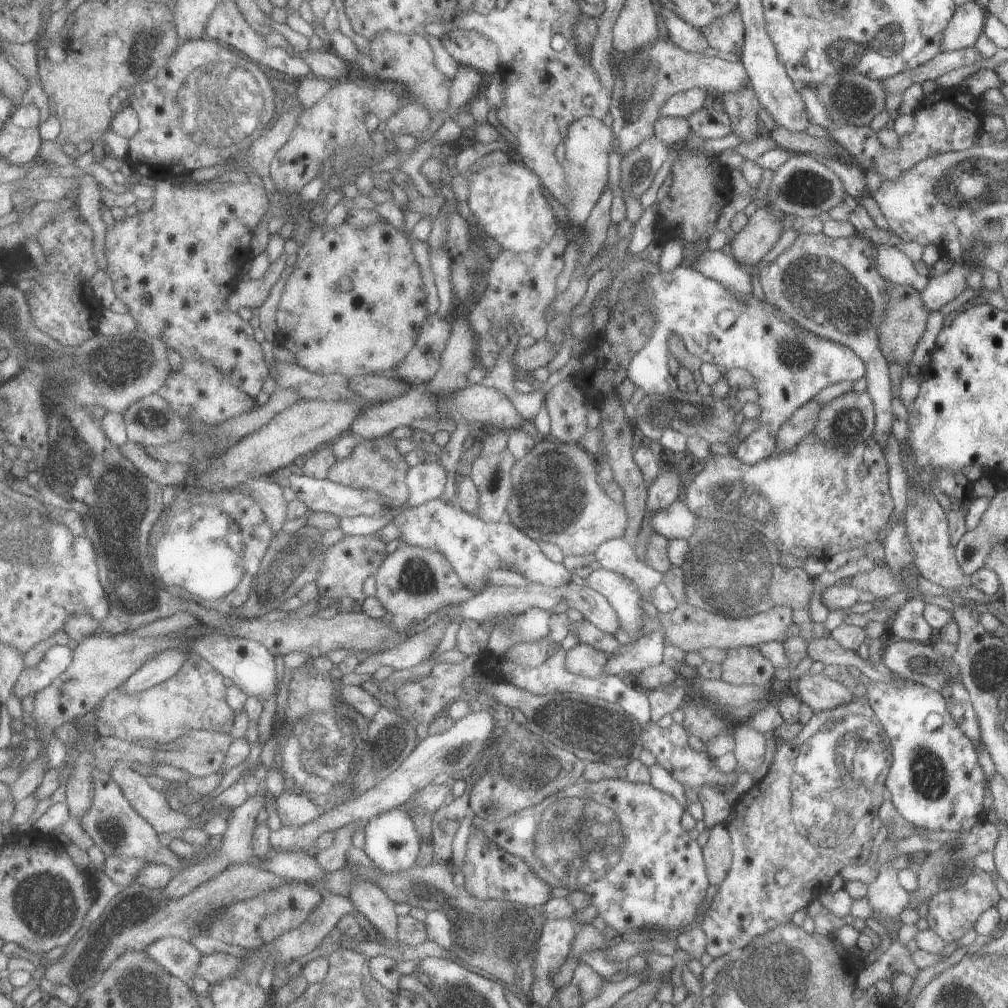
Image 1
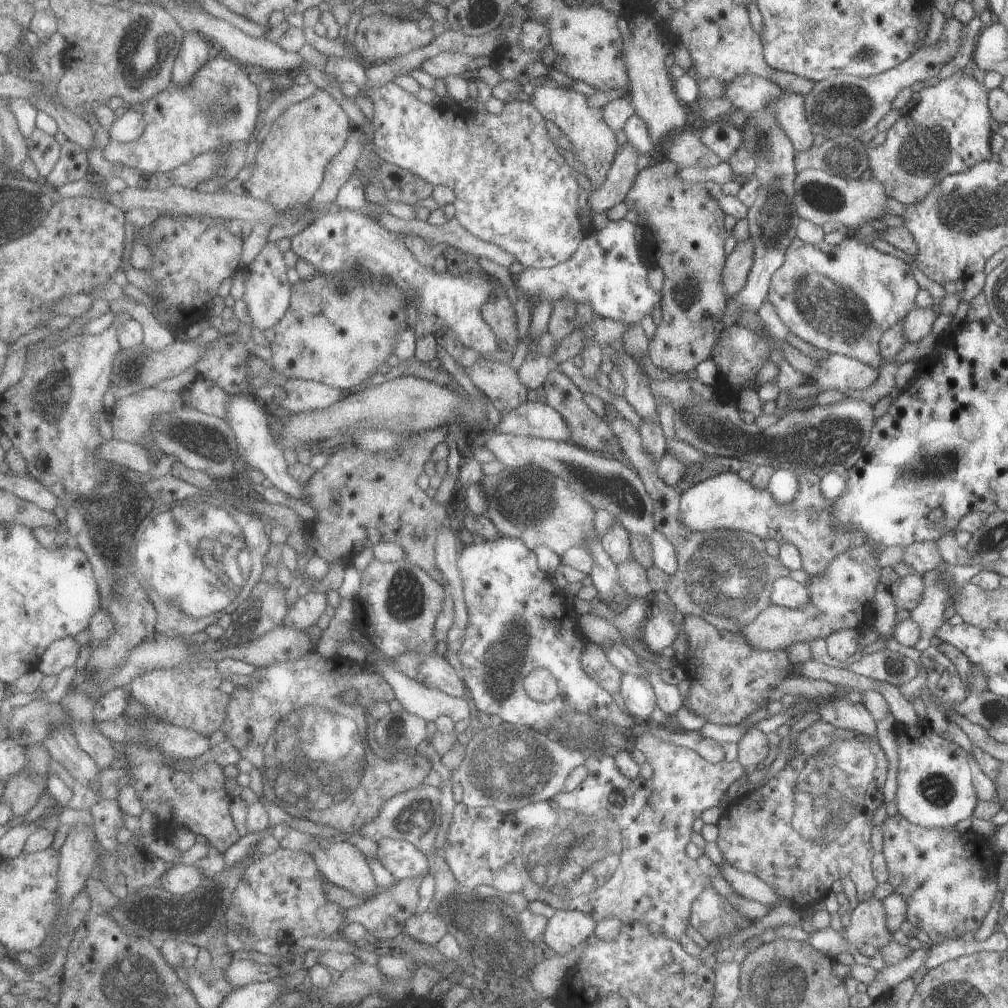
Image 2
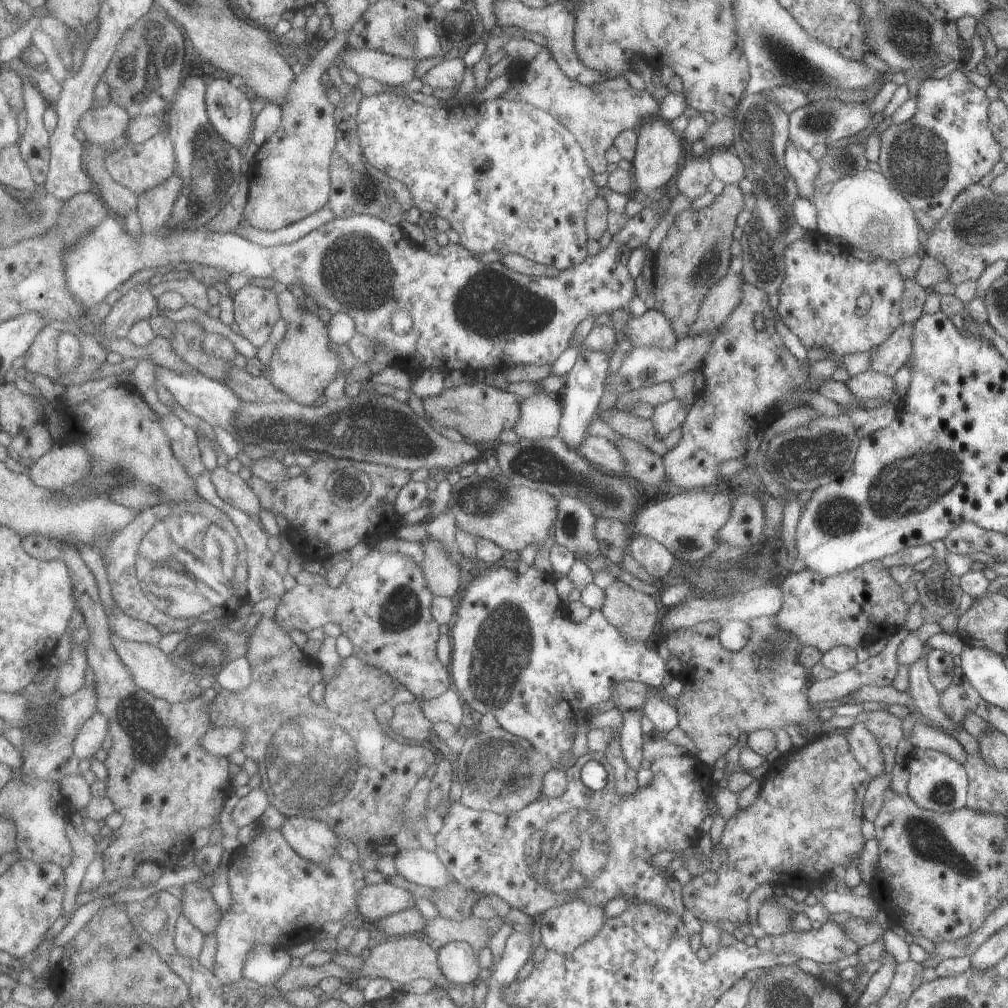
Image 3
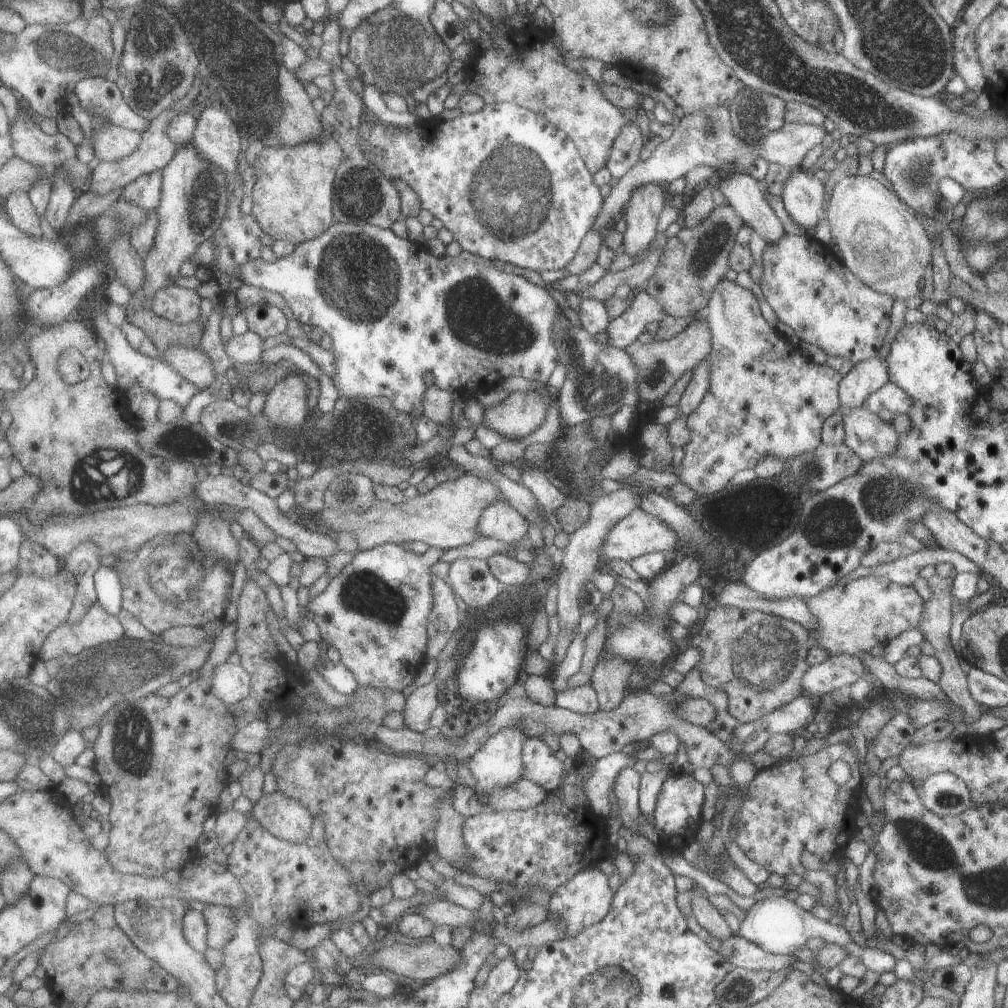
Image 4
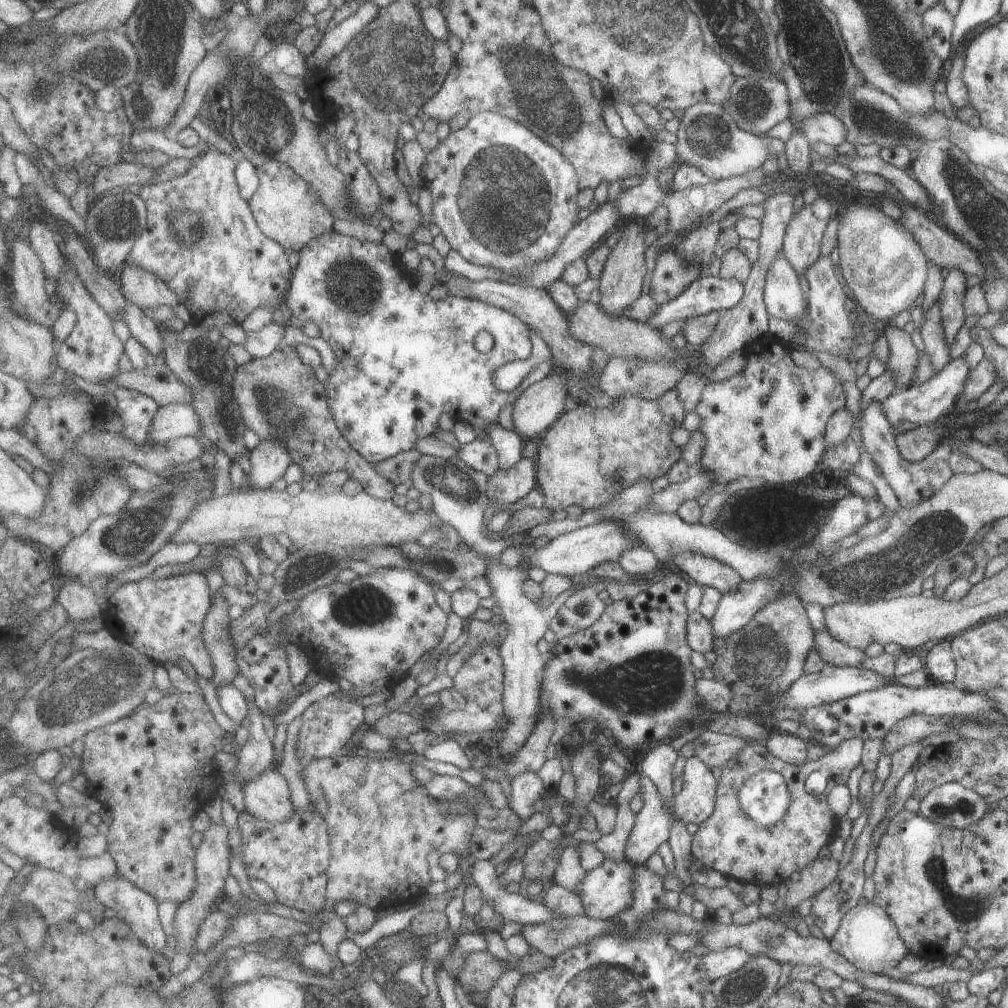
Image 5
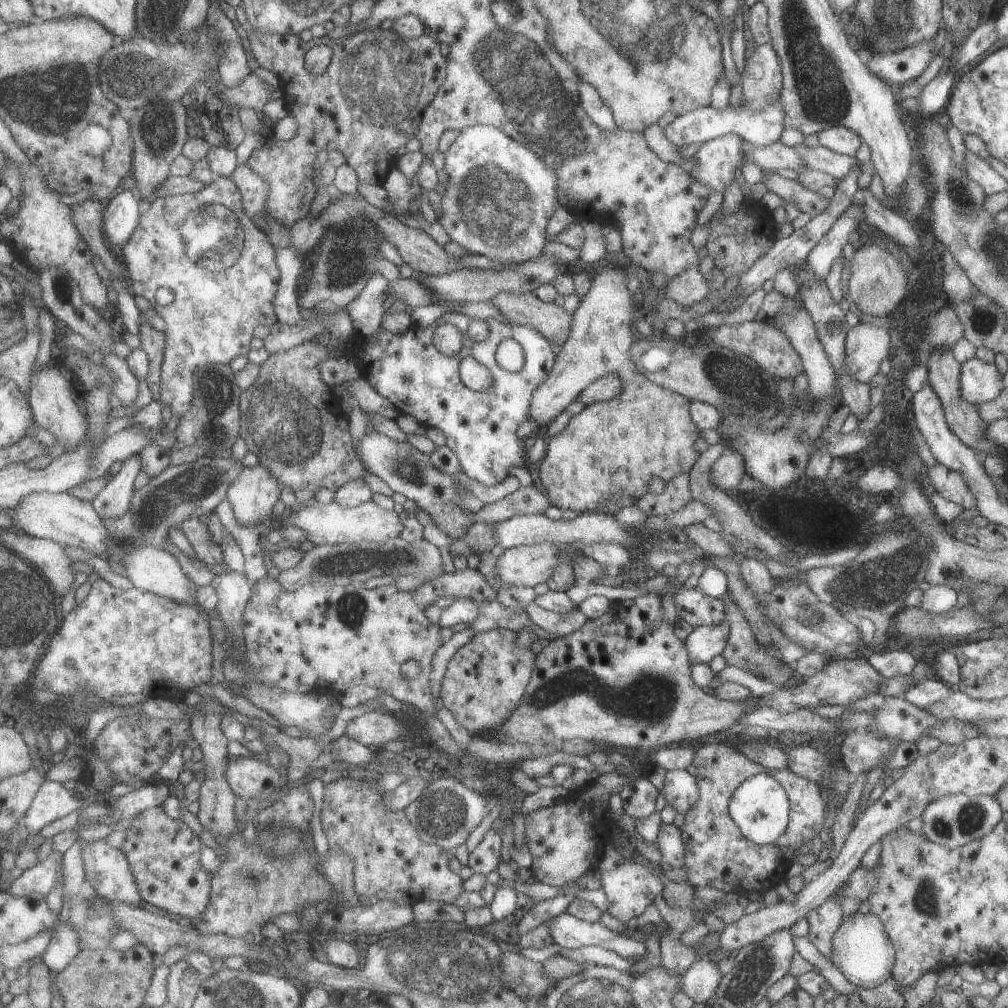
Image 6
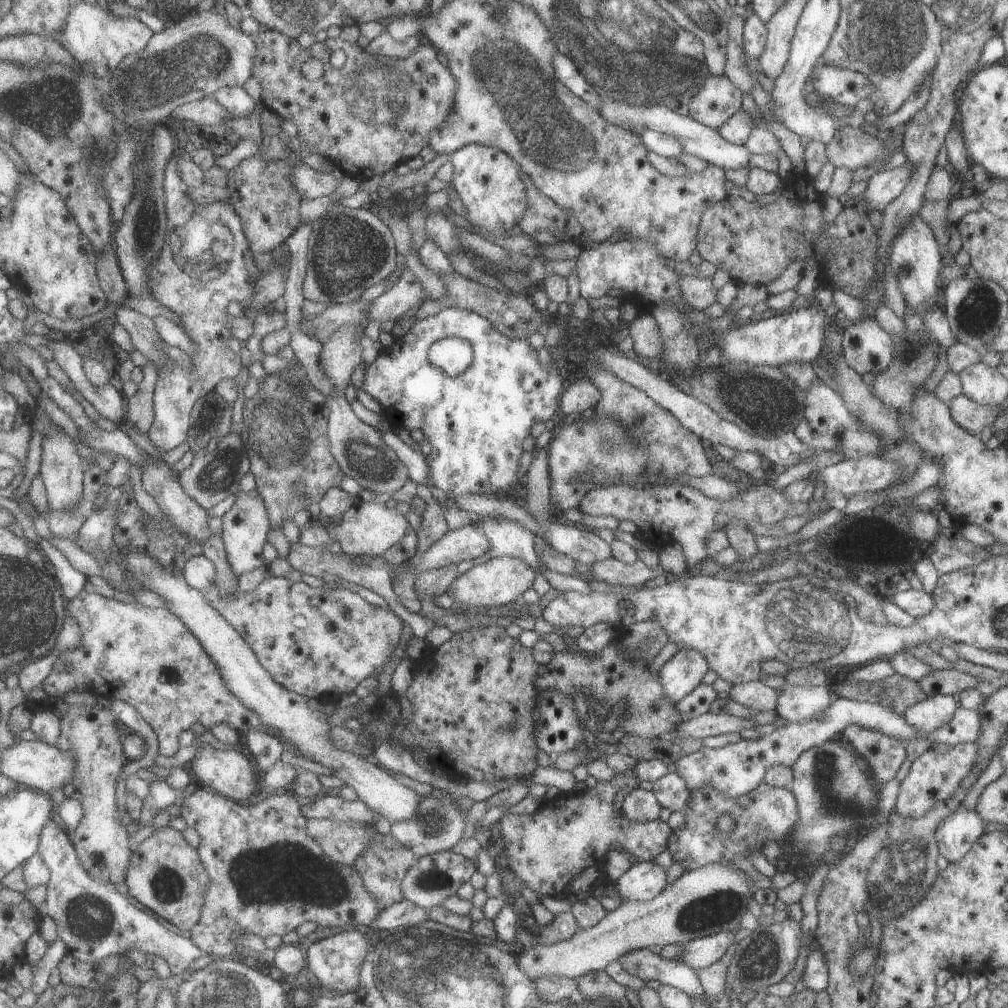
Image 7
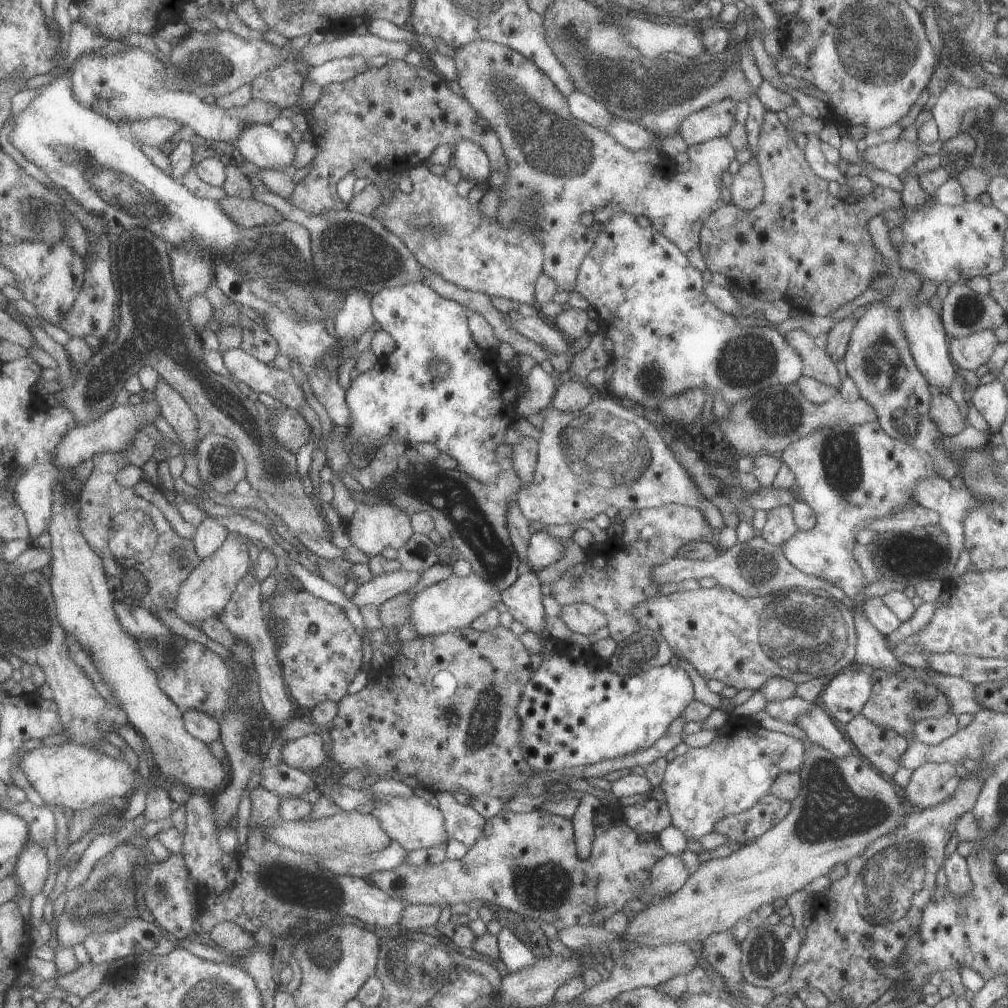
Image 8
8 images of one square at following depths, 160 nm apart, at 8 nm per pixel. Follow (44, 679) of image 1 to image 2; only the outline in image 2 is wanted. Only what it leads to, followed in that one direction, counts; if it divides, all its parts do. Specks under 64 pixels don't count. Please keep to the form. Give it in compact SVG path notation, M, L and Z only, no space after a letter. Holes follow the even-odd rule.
M74 636L58 640L42 657L40 670L45 675L59 676L66 668L76 667L84 644L75 640Z

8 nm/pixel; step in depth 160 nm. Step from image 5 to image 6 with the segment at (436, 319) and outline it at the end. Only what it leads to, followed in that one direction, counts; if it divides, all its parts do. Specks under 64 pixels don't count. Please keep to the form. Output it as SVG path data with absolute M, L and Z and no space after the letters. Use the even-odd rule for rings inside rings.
M446 312L426 328L412 324L404 334L391 334L385 330L378 332L376 340L368 342L366 346L360 346L358 369L378 394L394 404L399 411L399 416L408 414L414 417L420 426L426 429L436 428L442 432L446 437L444 446L457 457L462 474L466 474L467 477L489 488L504 481L510 475L510 468L527 467L525 440L518 438L516 432L523 423L530 419L532 395L546 382L546 376L550 376L550 372L554 370L557 364L557 350L540 332L525 325L502 324L495 318L486 320L490 327L490 336L480 344L467 340L466 346L452 355L443 354L434 347L434 330L438 326L454 324L456 330L465 333L472 320L466 314ZM508 338L518 340L524 350L524 367L514 373L502 369L495 358L498 346ZM466 356L474 358L476 362L480 362L482 366L490 370L494 384L488 390L473 391L462 384L459 372L461 361Z

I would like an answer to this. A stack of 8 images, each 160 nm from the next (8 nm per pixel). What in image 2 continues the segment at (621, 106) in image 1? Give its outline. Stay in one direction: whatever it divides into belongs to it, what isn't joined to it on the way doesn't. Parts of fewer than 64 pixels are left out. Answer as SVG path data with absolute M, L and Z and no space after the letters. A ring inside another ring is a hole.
M746 74L746 76L736 76L726 86L724 97L730 100L732 108L739 108L745 114L750 114L765 109L772 98L778 98L784 92L788 90L780 88L778 84L766 78ZM624 144L618 150L617 159L610 168L606 182L600 186L594 186L590 178L579 173L578 180L582 182L582 188L587 193L588 206L592 215L606 213L610 208L624 201L630 193L630 188L638 176L636 160L639 158L638 150L630 144Z

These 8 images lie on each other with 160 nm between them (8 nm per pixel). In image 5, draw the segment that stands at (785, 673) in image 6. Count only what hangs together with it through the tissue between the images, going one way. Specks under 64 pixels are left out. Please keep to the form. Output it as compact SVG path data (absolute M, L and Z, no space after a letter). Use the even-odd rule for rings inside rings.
M686 552L678 558L674 558L674 563L680 567L699 587L716 588L724 594L726 590L734 588L741 578L736 570L730 568L728 564L718 562L712 556L698 556L696 552Z

